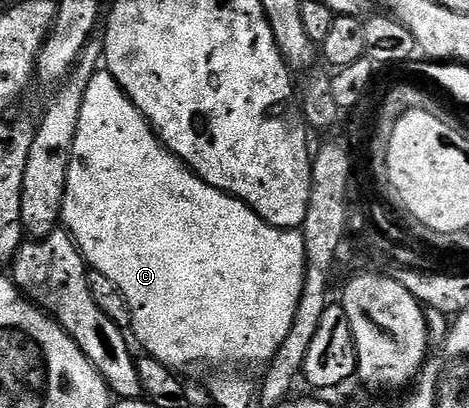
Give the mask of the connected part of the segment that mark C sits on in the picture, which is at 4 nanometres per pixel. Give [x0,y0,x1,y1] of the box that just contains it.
[62,68,304,371]

